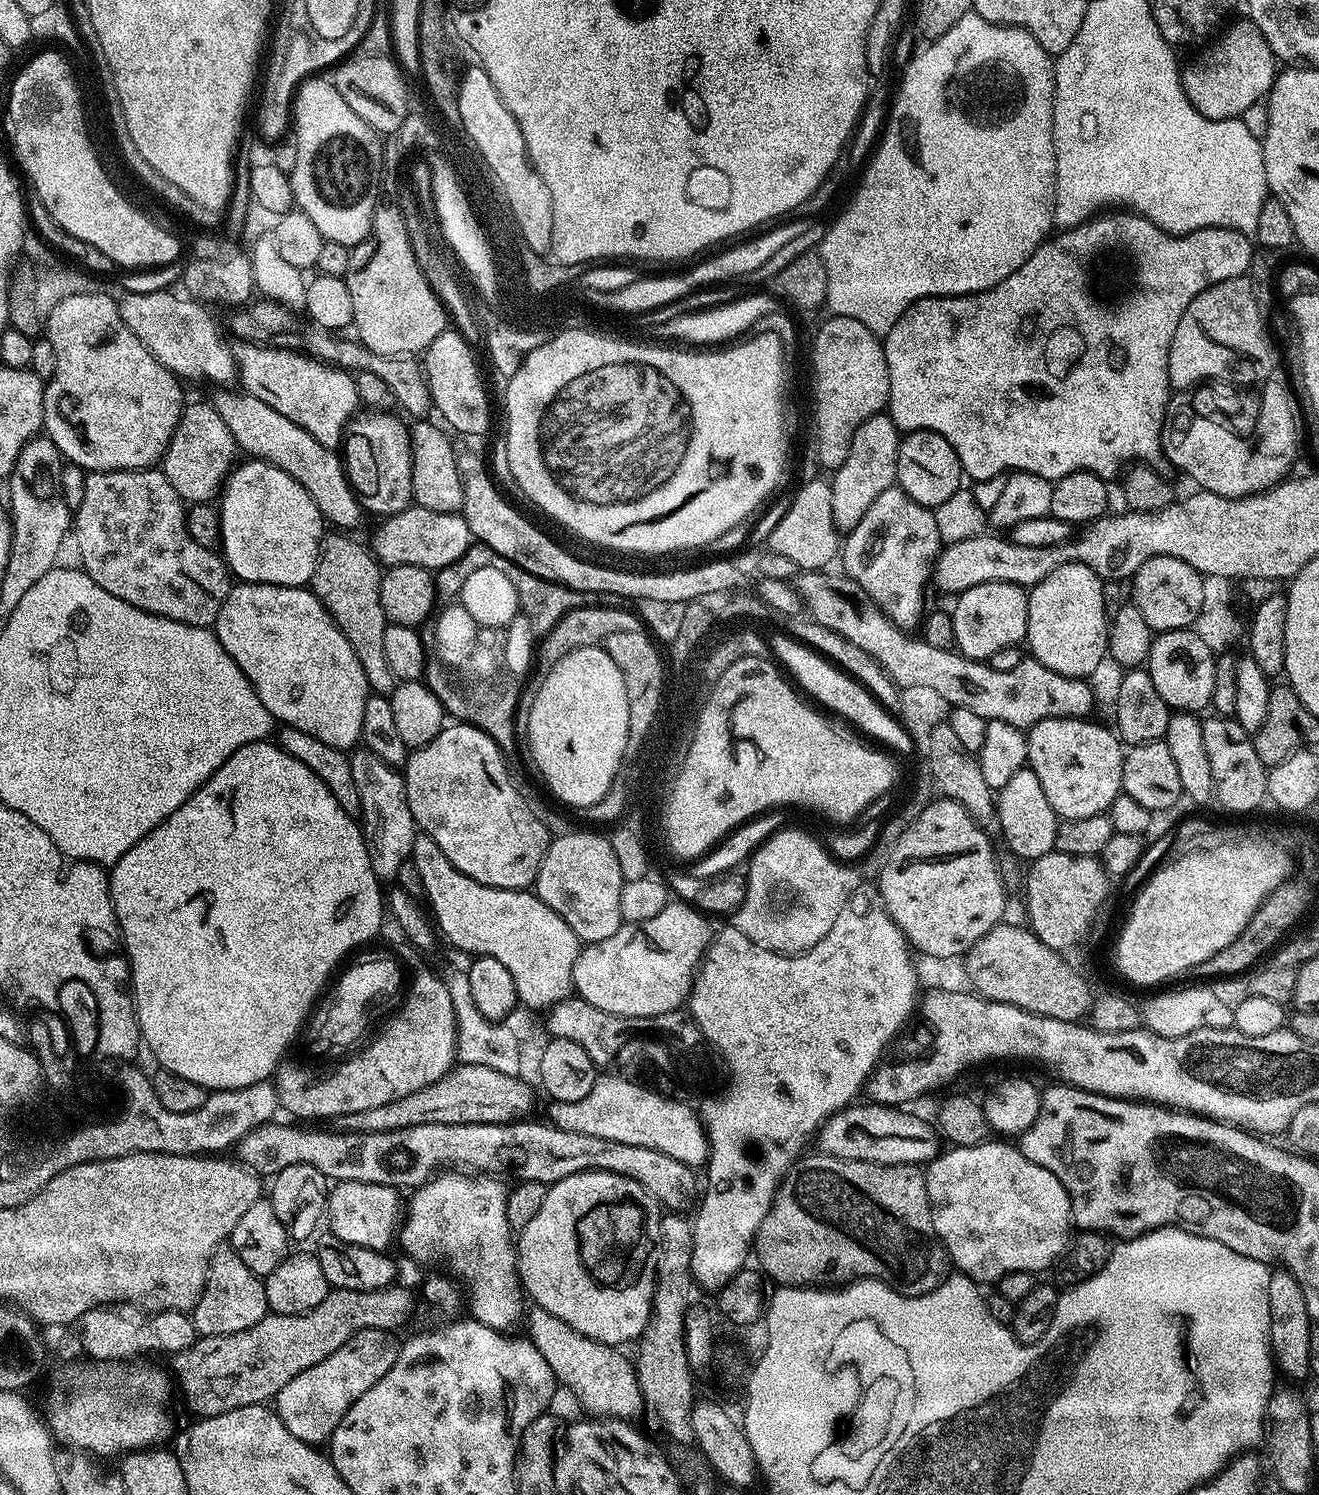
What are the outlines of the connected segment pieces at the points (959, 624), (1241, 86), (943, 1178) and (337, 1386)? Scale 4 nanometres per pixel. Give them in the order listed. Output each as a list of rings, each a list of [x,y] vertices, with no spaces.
[[[991,580],[978,586],[970,586],[970,590],[959,593],[955,597],[956,605],[950,608],[953,626],[953,641],[961,656],[966,660],[991,661],[991,656],[999,654],[1003,648],[1016,644],[1028,635],[1028,592],[1025,585],[1012,584],[1009,580]]]
[[[1243,19],[1224,37],[1221,35],[1213,48],[1205,47],[1205,52],[1182,72],[1184,89],[1190,102],[1211,120],[1235,120],[1243,117],[1250,106],[1261,103],[1272,91],[1272,84],[1278,75],[1278,57],[1273,54],[1258,26],[1251,19]]]
[[[992,1143],[949,1147],[949,1152],[941,1151],[927,1165],[924,1177],[928,1200],[932,1203],[934,1230],[948,1251],[949,1261],[981,1286],[995,1285],[1006,1274],[1020,1270],[1020,1238],[1028,1238],[1030,1273],[1040,1274],[1043,1269],[1051,1269],[1050,1258],[1059,1261],[1070,1243],[1068,1228],[1072,1218],[1068,1191],[1050,1170],[1042,1170],[1042,1166],[1030,1162],[1019,1147]]]
[[[364,1328],[361,1332],[354,1333],[338,1350],[334,1350],[334,1354],[302,1370],[293,1380],[286,1382],[286,1386],[282,1386],[282,1390],[274,1397],[274,1410],[282,1418],[286,1430],[290,1430],[294,1438],[307,1444],[320,1446],[323,1440],[325,1443],[338,1426],[338,1422],[342,1422],[346,1410],[350,1410],[353,1402],[362,1394],[366,1394],[366,1390],[370,1390],[370,1386],[374,1386],[374,1382],[378,1382],[394,1366],[400,1353],[400,1344],[392,1336],[395,1335],[383,1328]]]

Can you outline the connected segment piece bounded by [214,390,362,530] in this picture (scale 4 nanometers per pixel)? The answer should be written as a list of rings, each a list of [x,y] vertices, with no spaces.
[[[224,390],[217,400],[214,400],[216,412],[226,422],[230,434],[236,440],[236,447],[241,453],[257,460],[264,460],[268,464],[278,466],[290,474],[314,498],[321,516],[337,524],[337,529],[352,530],[362,517],[359,499],[348,477],[344,475],[344,466],[341,457],[333,449],[322,446],[302,426],[290,422],[286,414],[278,414],[266,402],[247,394],[239,394]]]

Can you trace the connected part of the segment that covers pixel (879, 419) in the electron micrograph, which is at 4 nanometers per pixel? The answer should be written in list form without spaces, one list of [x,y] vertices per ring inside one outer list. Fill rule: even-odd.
[[[881,414],[866,418],[852,439],[850,454],[846,454],[846,462],[831,473],[832,501],[834,502],[834,520],[837,529],[850,530],[862,522],[862,514],[874,506],[878,494],[896,484],[896,467],[898,466],[898,450],[902,439],[901,429],[897,428],[891,415]]]

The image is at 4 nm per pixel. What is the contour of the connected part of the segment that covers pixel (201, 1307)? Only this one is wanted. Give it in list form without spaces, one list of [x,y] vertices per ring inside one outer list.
[[[225,1242],[212,1251],[208,1263],[208,1273],[202,1294],[196,1307],[191,1309],[192,1324],[200,1336],[217,1336],[218,1334],[234,1334],[238,1330],[246,1330],[254,1326],[263,1316],[269,1315],[270,1309],[266,1302],[264,1280],[255,1276],[238,1258],[231,1243]]]

